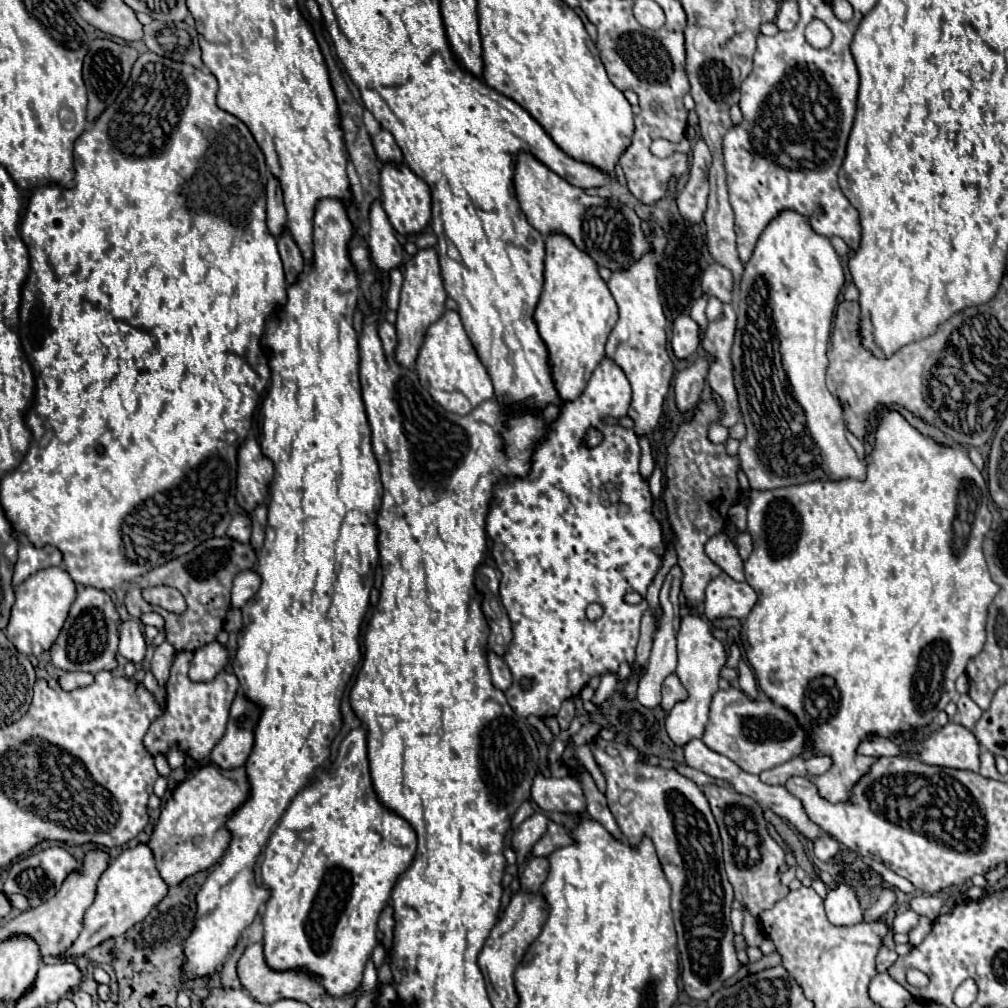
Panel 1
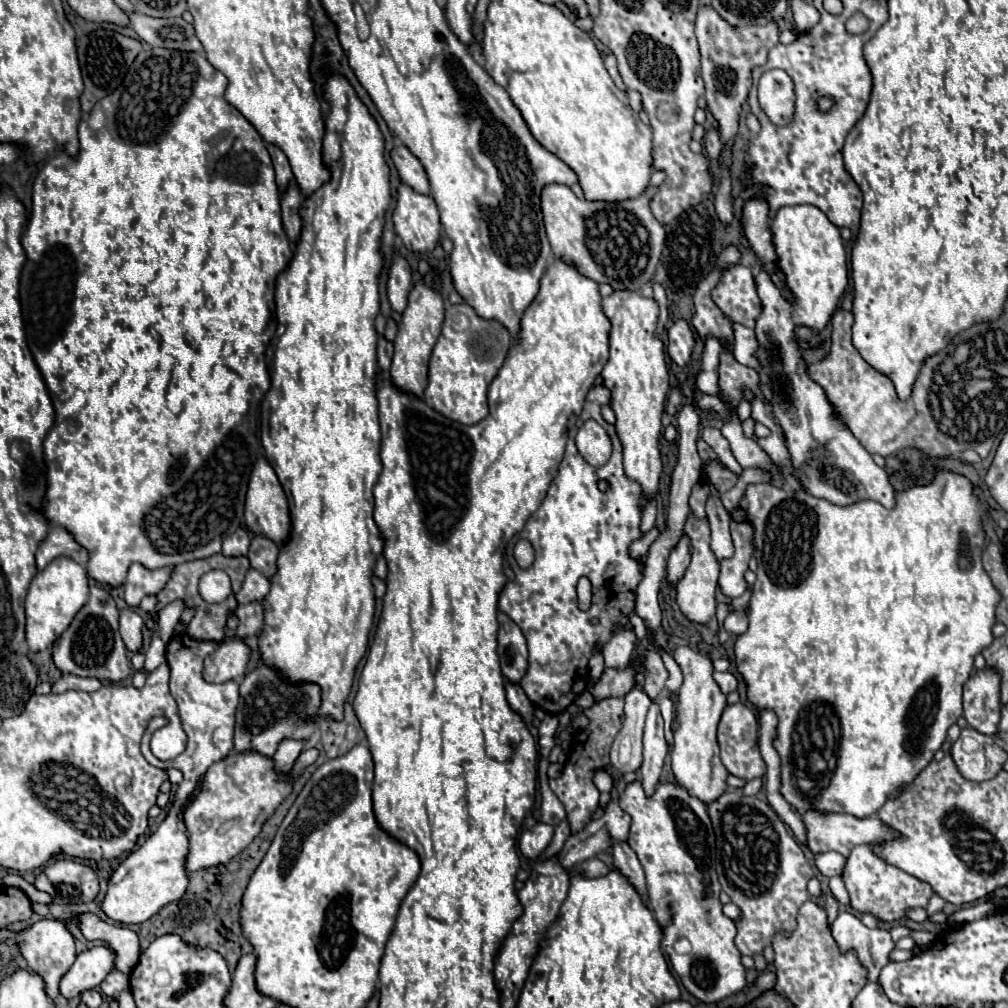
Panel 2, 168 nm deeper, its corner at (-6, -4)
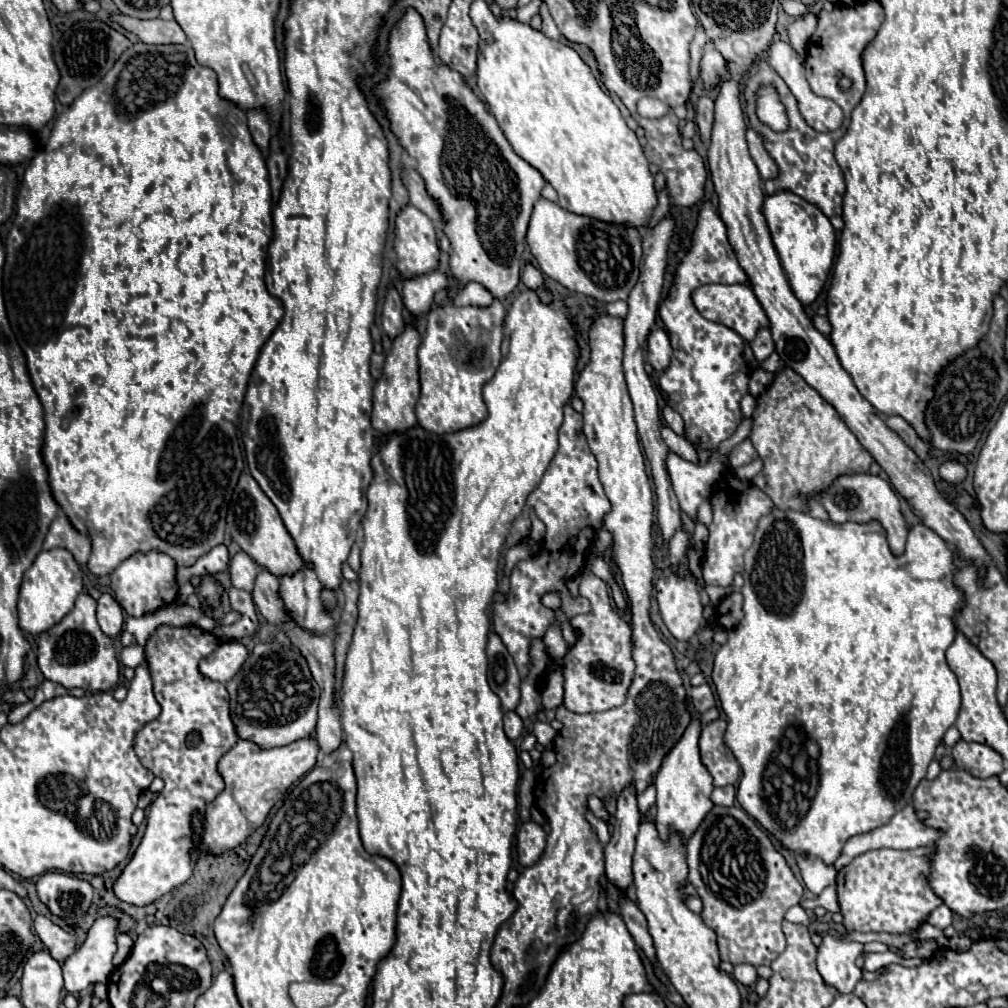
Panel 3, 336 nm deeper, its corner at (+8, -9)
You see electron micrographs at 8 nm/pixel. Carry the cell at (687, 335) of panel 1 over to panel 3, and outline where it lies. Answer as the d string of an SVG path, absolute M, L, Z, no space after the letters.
M654 328L648 336L648 354L646 354L648 364L662 372L668 368L670 360L672 360L672 348L670 348L670 338L666 334L666 330L662 328Z

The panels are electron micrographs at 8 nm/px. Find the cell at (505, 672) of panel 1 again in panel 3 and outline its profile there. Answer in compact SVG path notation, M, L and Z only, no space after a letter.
M506 712L504 714L504 730L506 730L506 736L510 740L520 738L520 734L522 734L522 720L520 720L520 716L516 712Z

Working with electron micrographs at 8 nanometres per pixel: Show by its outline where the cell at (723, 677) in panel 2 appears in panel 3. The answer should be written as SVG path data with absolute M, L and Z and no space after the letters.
M702 684L702 686L698 686L698 688L690 688L688 694L690 694L692 704L694 704L694 708L696 708L698 714L706 712L708 708L712 708L712 706L716 704L714 694L712 694L712 690L710 690L708 684Z

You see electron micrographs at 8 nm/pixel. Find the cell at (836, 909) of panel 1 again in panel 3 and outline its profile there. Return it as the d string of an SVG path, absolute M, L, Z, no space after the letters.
M824 936L818 950L818 972L828 986L834 986L838 994L854 990L862 978L858 958L862 956L862 944L842 942L836 936Z

